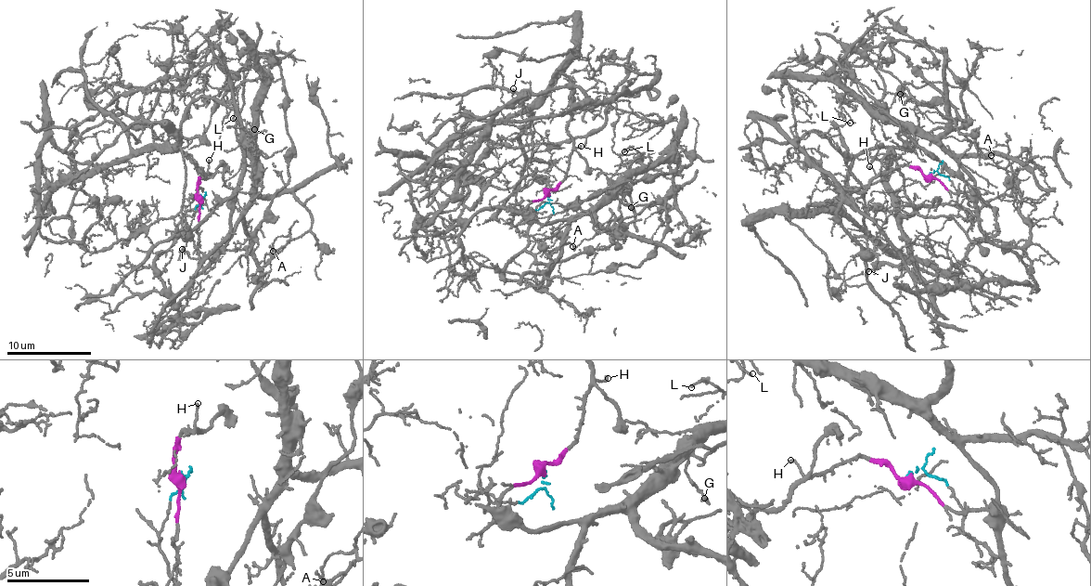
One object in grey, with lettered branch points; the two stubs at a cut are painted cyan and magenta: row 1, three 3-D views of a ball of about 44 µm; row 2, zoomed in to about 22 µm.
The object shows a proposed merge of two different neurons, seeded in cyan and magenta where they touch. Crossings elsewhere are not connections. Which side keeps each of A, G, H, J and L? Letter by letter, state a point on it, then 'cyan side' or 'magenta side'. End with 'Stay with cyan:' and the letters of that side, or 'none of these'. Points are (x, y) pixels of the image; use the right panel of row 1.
A: place (991, 155); cyan side
G: place (900, 94); cyan side
H: place (869, 166); magenta side
J: place (868, 271); cyan side
L: place (850, 123); cyan side
Stay with cyan: A, G, J, L

